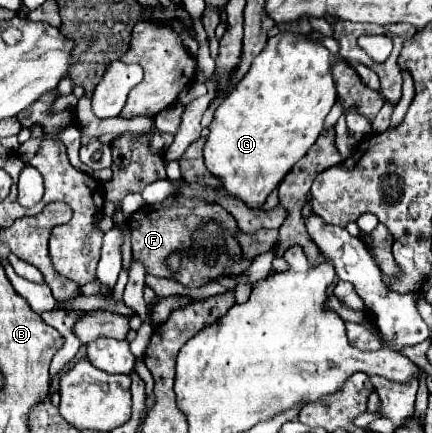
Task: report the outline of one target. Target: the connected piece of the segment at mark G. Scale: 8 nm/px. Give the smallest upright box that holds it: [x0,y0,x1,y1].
[204,32,336,210]

